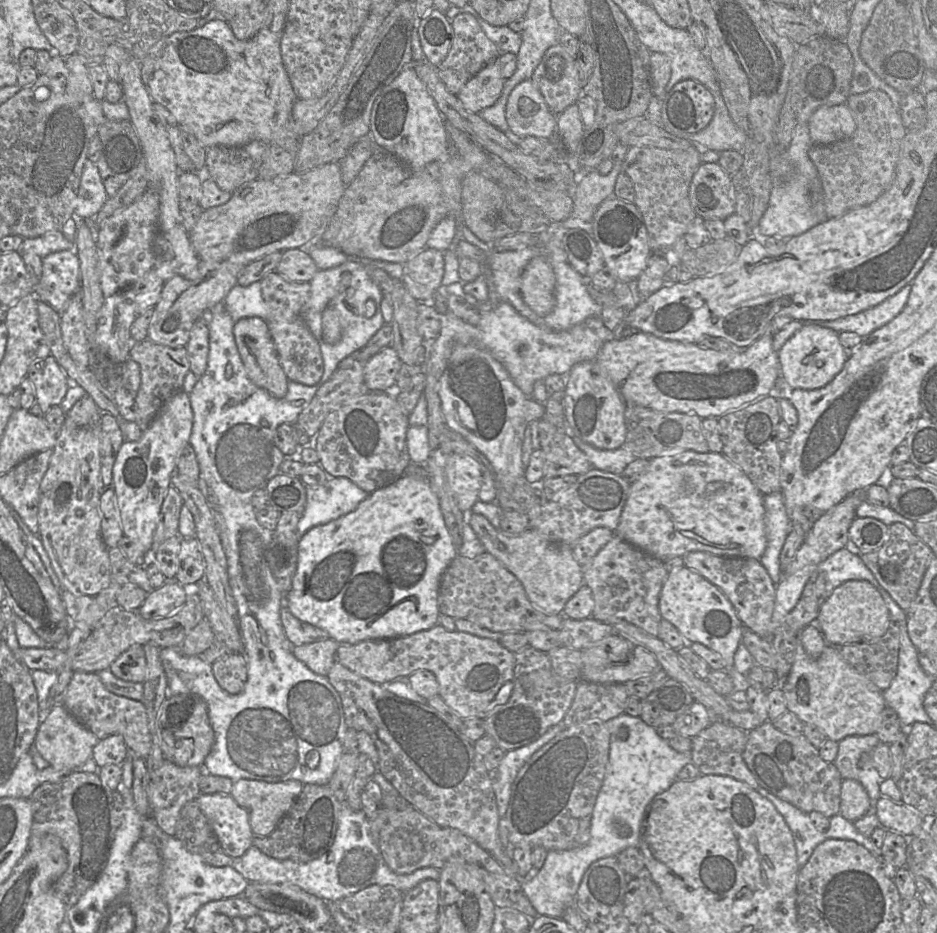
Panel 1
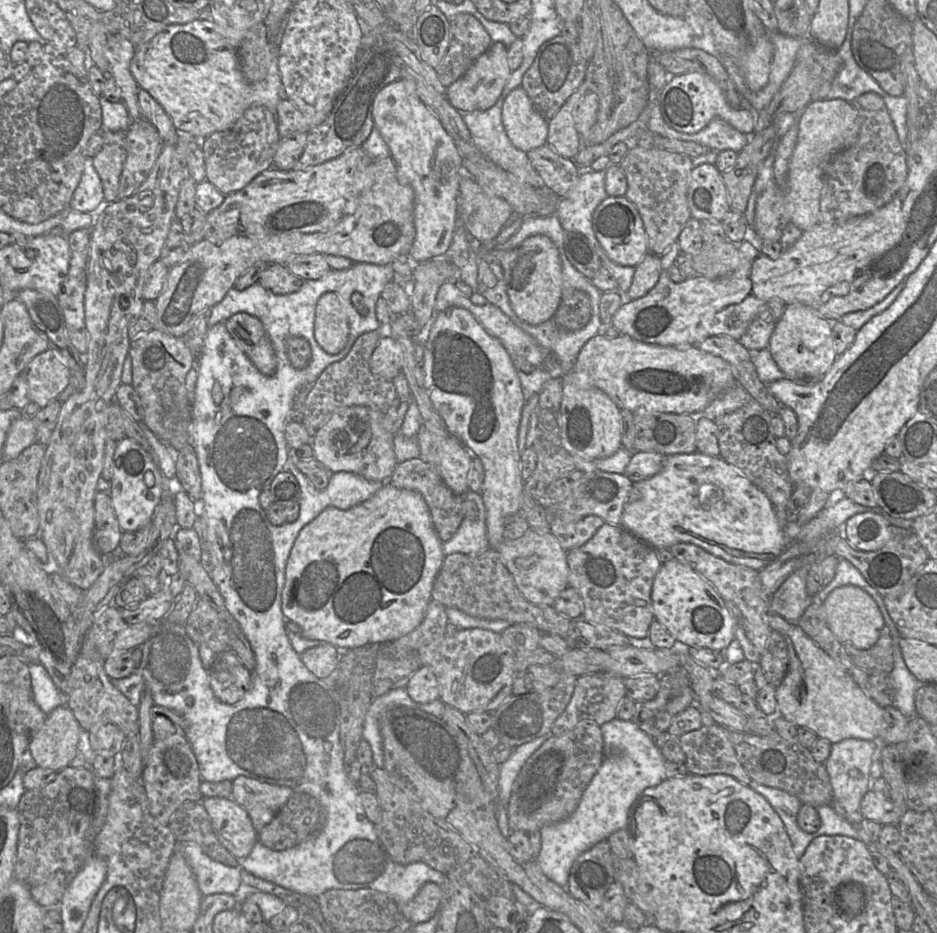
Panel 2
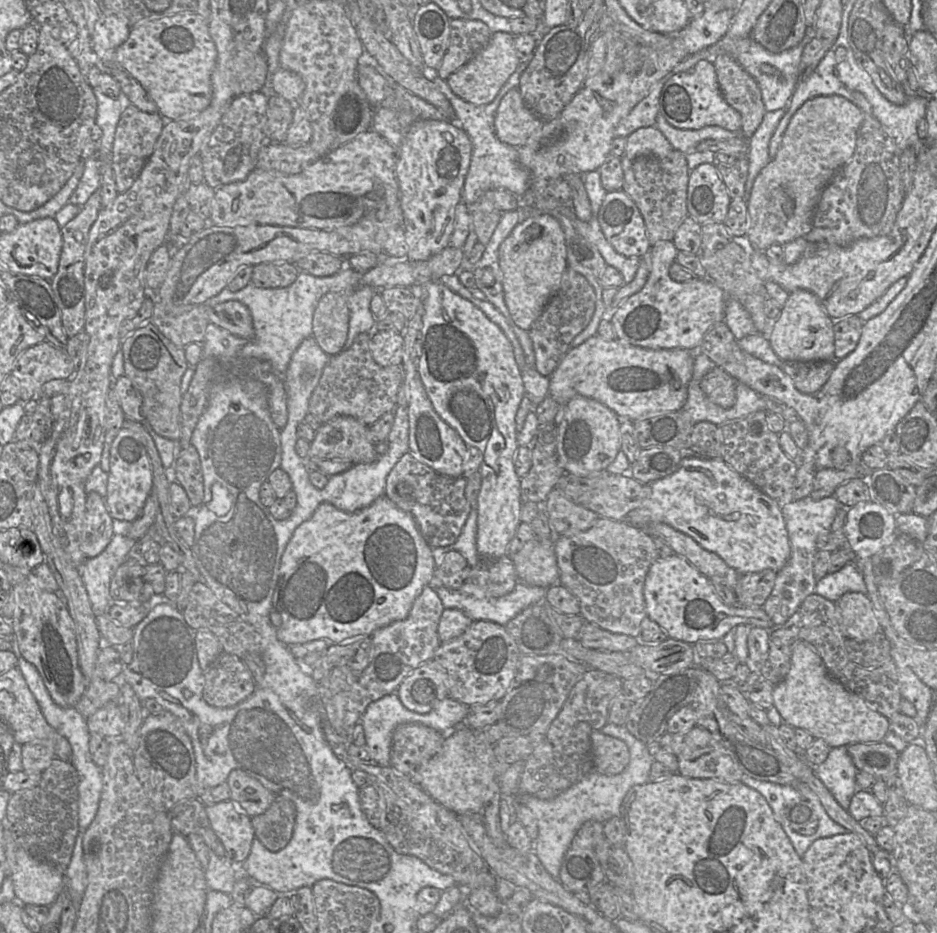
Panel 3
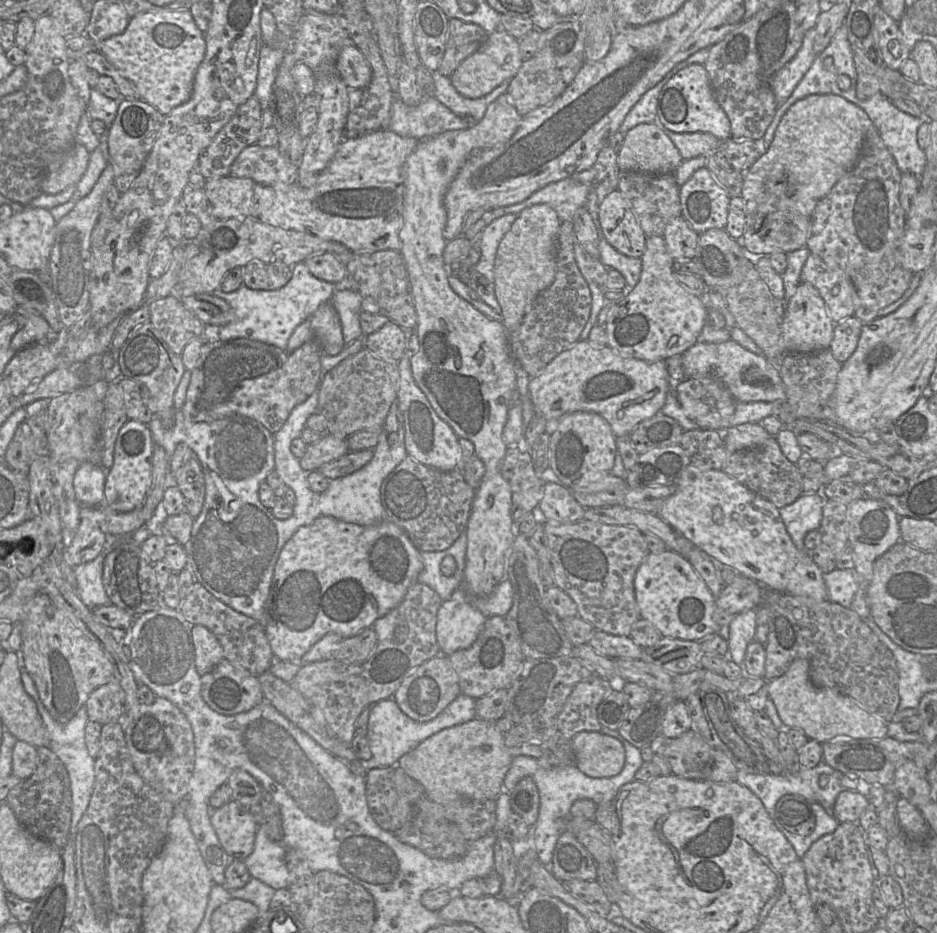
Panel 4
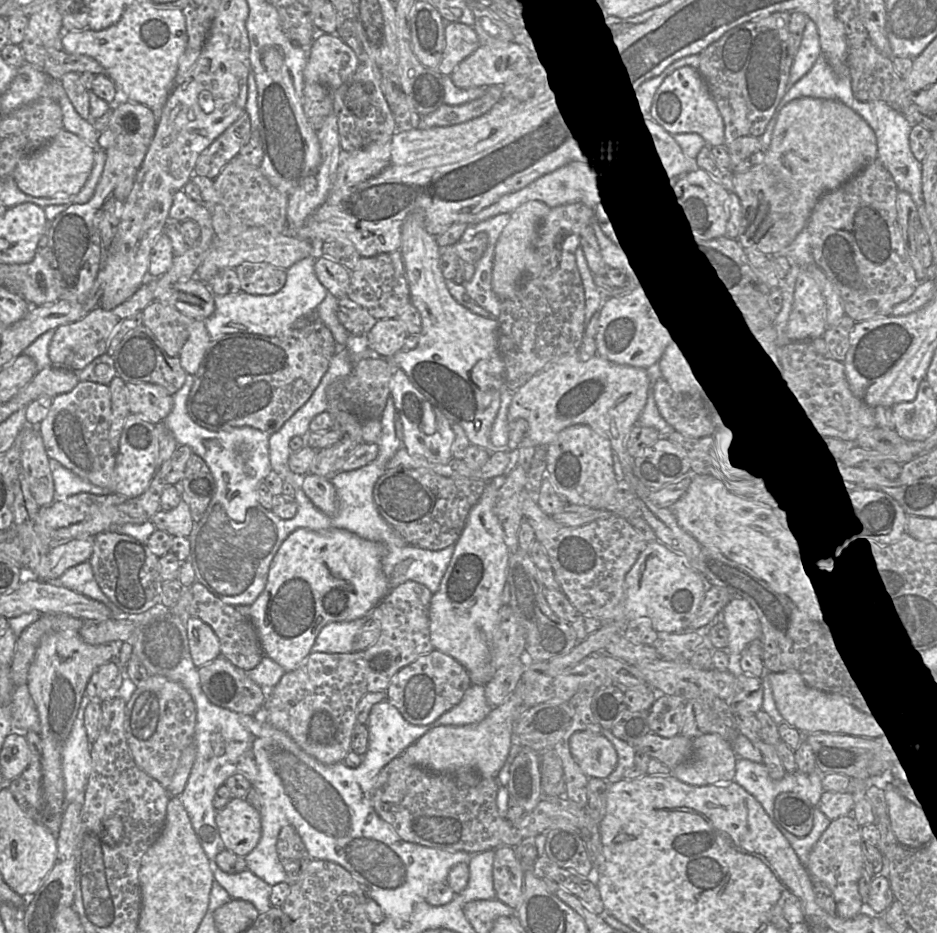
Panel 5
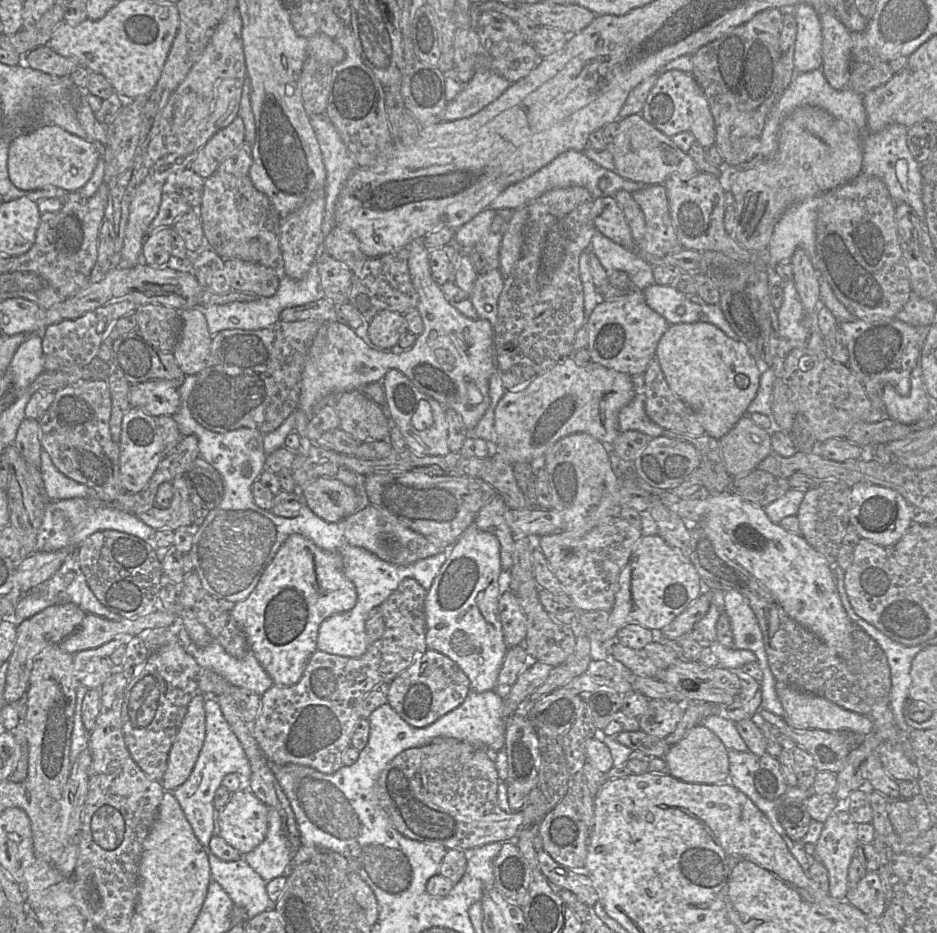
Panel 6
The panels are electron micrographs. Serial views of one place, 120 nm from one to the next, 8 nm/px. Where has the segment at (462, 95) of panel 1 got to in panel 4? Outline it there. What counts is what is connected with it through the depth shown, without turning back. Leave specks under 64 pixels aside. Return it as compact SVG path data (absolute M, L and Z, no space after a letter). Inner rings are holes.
M503 29L488 34L482 46L465 59L451 75L451 83L464 97L476 99L490 93L506 79L512 79L523 63L519 39Z

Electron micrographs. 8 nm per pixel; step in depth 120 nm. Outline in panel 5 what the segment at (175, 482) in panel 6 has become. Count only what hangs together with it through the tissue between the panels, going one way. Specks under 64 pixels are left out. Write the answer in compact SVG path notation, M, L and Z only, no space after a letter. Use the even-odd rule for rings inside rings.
M181 500L180 503L170 511L160 509L153 515L151 522L156 529L165 531L171 536L189 537L194 526L190 508L184 500Z

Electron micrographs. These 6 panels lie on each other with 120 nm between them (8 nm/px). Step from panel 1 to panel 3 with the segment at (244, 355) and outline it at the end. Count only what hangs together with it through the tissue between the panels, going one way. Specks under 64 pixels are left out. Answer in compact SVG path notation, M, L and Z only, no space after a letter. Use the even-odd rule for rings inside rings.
M228 301L214 306L206 305L206 313L210 324L245 340L253 338L254 328L250 311L240 302Z

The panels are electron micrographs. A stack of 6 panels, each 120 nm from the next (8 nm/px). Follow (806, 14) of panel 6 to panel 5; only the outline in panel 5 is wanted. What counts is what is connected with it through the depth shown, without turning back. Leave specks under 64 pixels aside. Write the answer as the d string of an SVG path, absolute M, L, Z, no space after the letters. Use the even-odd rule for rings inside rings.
M808 19L805 25L801 43L791 65L788 88L793 86L813 67L821 55L818 29L815 23Z

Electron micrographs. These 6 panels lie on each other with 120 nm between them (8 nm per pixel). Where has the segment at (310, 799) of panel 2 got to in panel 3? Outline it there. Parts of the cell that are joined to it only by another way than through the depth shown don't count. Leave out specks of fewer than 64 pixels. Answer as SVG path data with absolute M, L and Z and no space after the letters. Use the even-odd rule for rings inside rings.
M276 797L263 814L251 818L256 838L271 852L287 846L296 820L296 808L290 800Z

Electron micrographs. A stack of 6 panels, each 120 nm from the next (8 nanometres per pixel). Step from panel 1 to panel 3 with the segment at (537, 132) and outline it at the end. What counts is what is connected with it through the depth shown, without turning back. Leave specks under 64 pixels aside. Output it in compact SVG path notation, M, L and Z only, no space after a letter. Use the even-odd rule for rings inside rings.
M518 88L504 95L494 119L498 139L516 148L525 145L542 123L543 120L527 107Z

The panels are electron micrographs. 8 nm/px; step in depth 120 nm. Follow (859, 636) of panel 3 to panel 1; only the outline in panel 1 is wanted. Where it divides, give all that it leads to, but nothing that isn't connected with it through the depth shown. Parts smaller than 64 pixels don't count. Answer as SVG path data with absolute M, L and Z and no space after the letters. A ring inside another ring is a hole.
M865 580L846 581L820 604L815 624L826 642L839 647L856 642L878 640L889 628L890 613L878 590Z

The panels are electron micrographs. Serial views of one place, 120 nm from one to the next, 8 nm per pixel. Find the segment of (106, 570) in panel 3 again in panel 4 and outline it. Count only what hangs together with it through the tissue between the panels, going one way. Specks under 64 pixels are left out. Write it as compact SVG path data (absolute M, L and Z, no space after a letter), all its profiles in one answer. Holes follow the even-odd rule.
M108 536L102 552L95 559L74 568L77 594L90 609L113 604L103 585L103 564L106 555L124 541L129 540L123 536Z

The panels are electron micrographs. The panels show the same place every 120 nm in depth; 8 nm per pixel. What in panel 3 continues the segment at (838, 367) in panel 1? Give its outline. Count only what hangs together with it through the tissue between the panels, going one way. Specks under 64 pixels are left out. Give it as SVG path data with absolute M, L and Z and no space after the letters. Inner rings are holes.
M798 289L785 302L768 339L774 353L782 361L826 361L834 358L834 320L811 292Z

